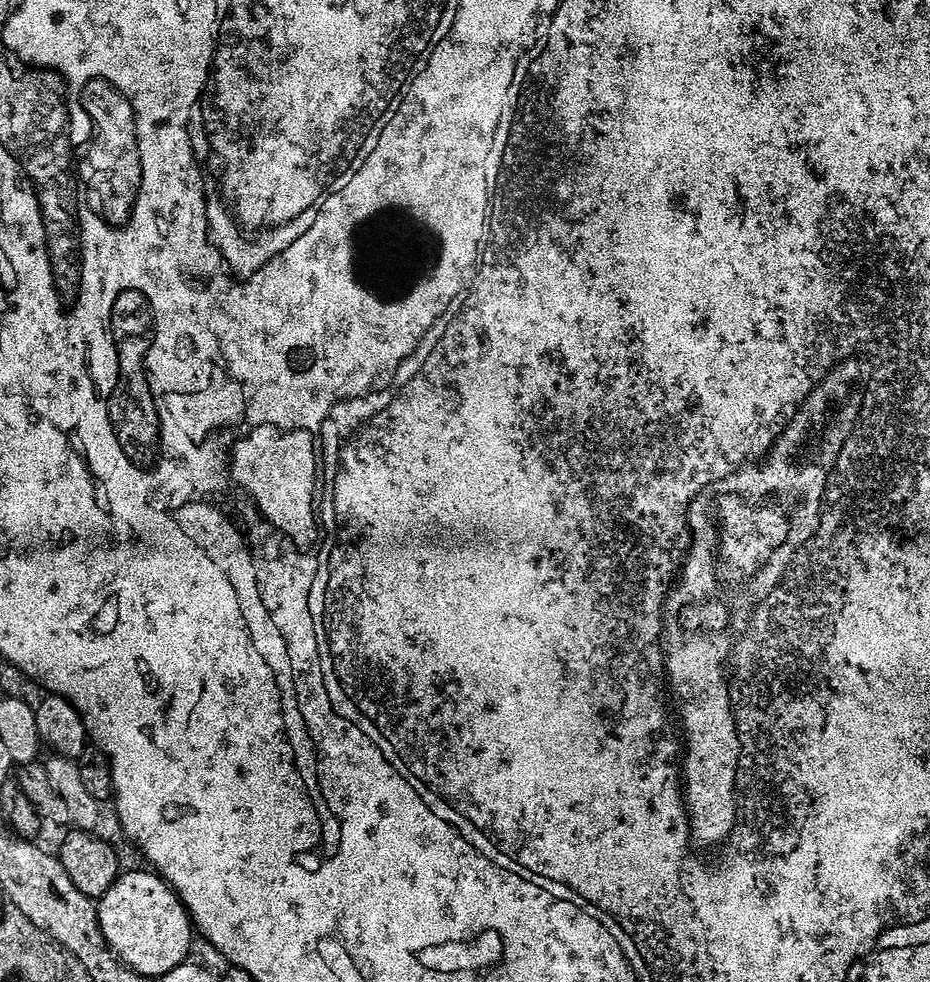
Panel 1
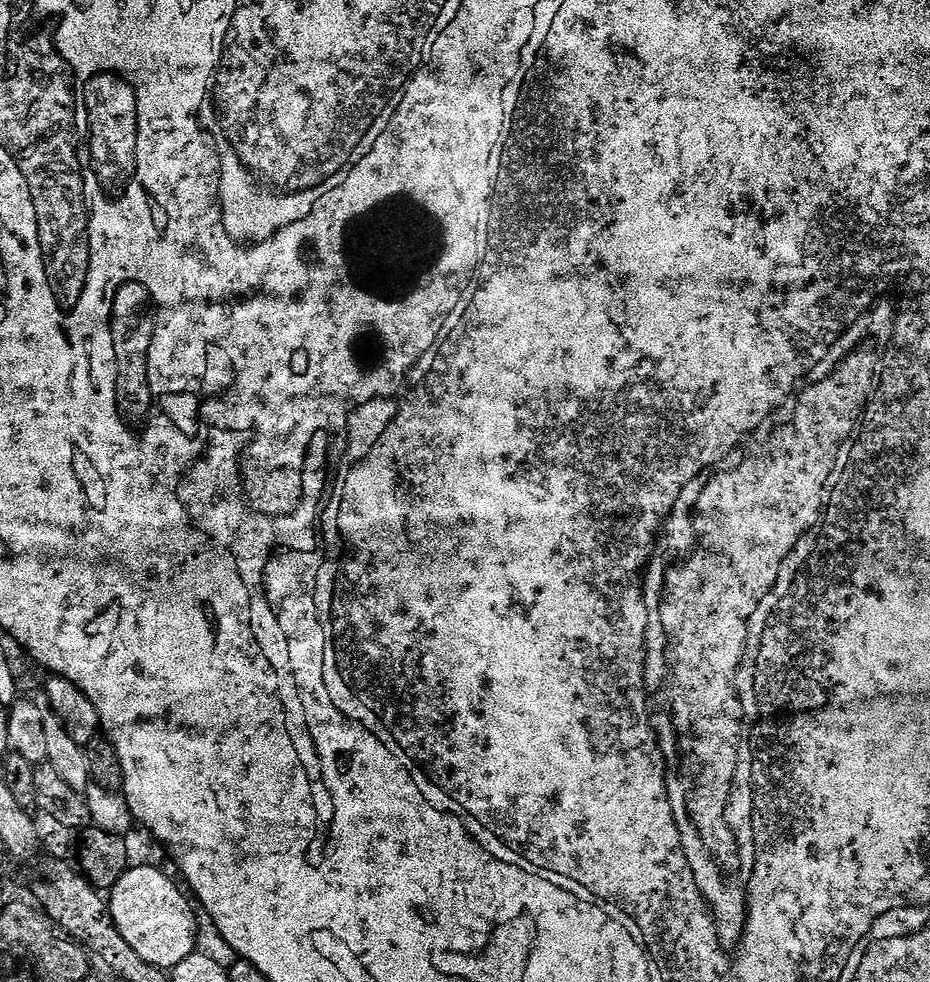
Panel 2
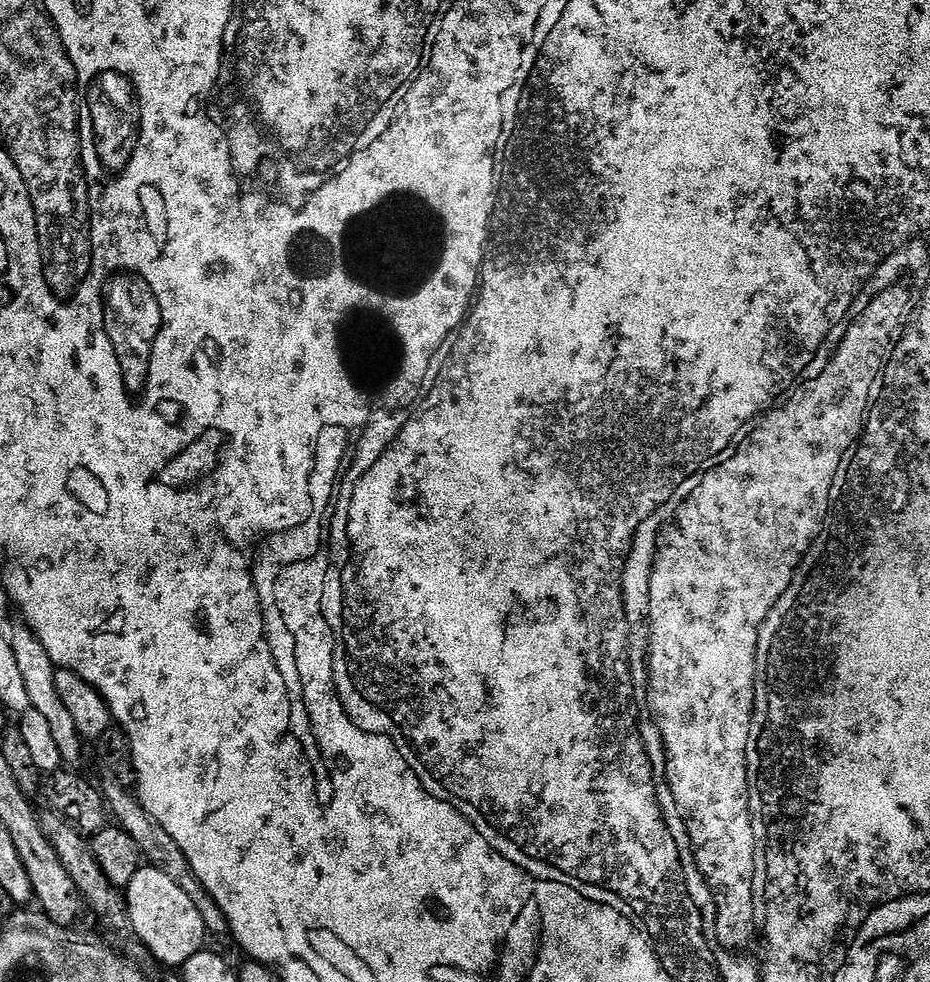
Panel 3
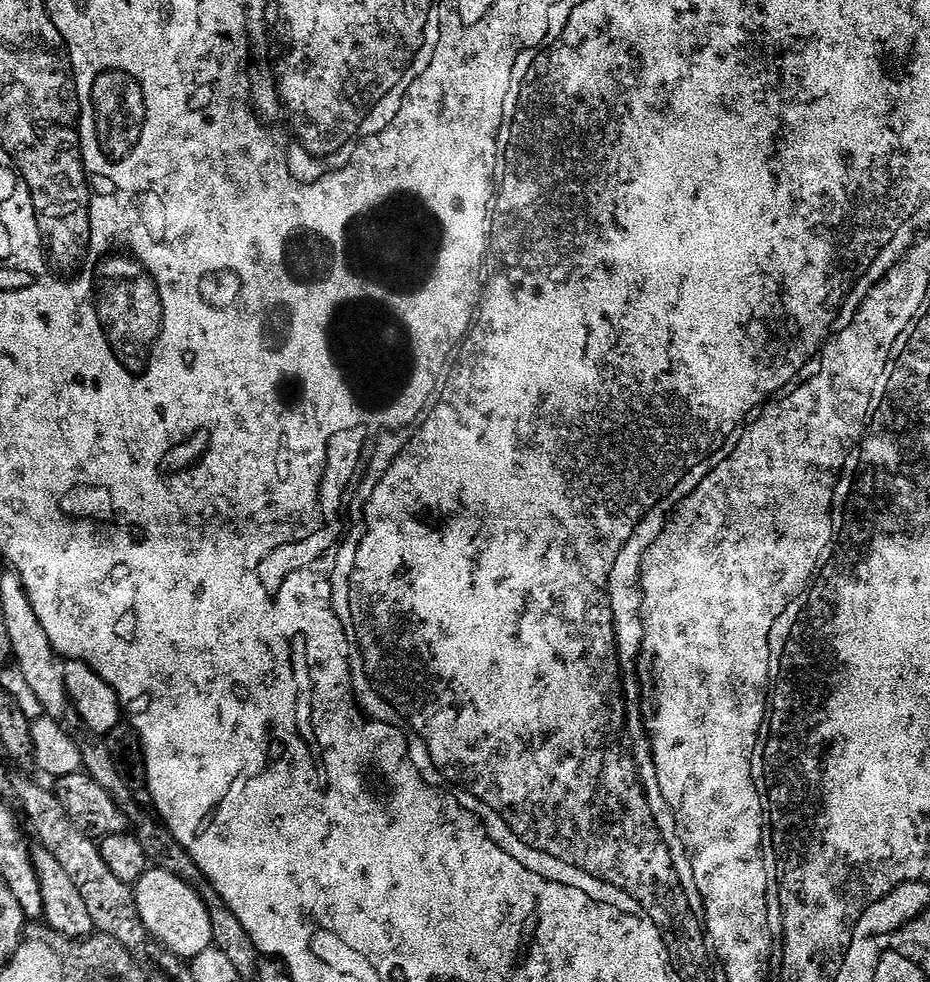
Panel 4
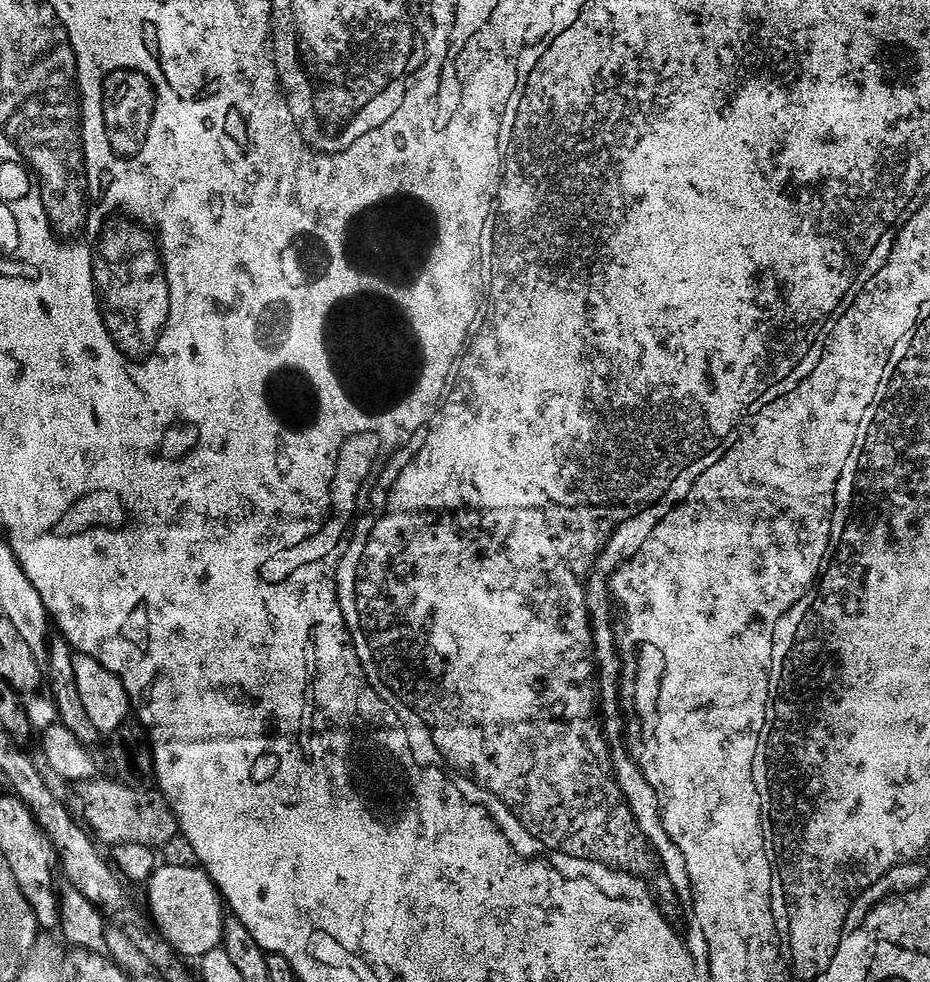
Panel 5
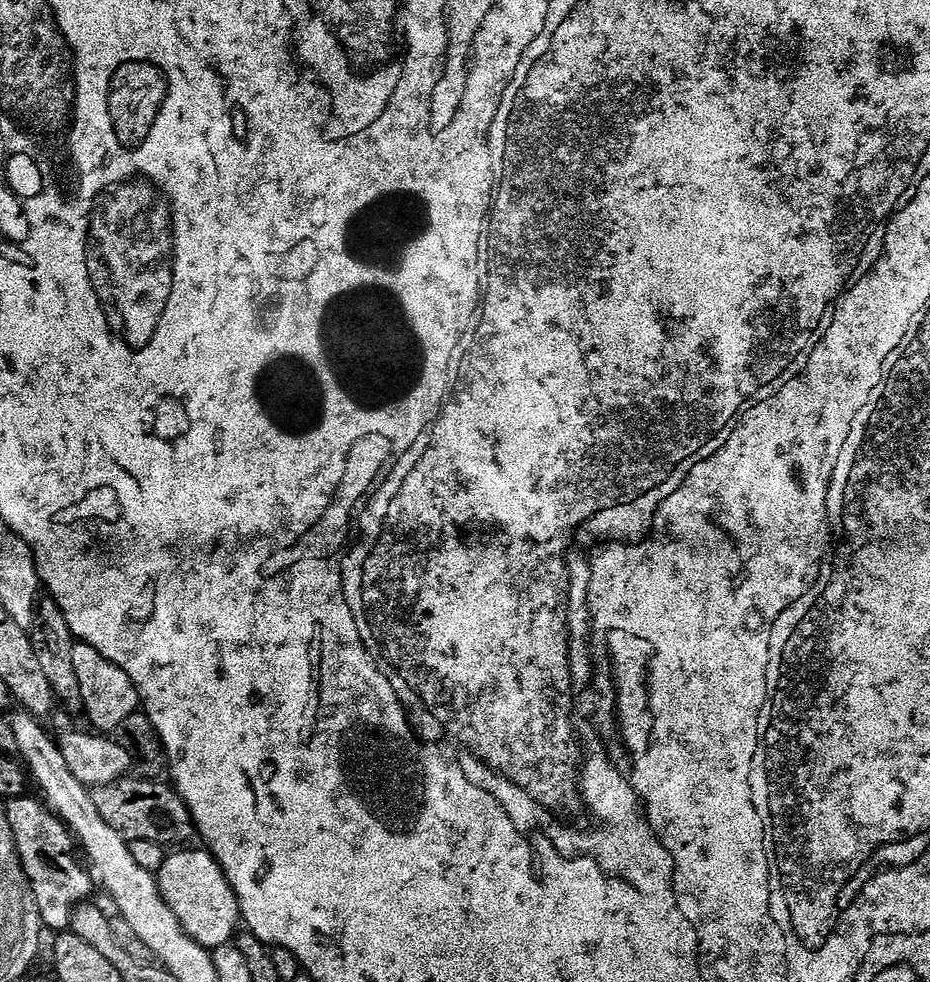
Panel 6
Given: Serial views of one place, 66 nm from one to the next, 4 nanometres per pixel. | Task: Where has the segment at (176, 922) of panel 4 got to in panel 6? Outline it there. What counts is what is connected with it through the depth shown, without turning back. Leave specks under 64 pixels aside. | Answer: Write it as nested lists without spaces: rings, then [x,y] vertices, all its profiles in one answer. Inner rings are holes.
[[[188,850],[173,851],[176,852],[173,856],[172,853],[165,855],[164,865],[160,867],[158,873],[162,898],[168,903],[168,908],[178,918],[178,922],[184,927],[186,934],[190,934],[190,938],[197,940],[204,948],[215,950],[233,943],[238,932],[236,927],[241,927],[242,924],[240,902],[236,897],[236,891],[230,886],[222,866],[212,857],[211,852],[207,850],[184,851]]]

